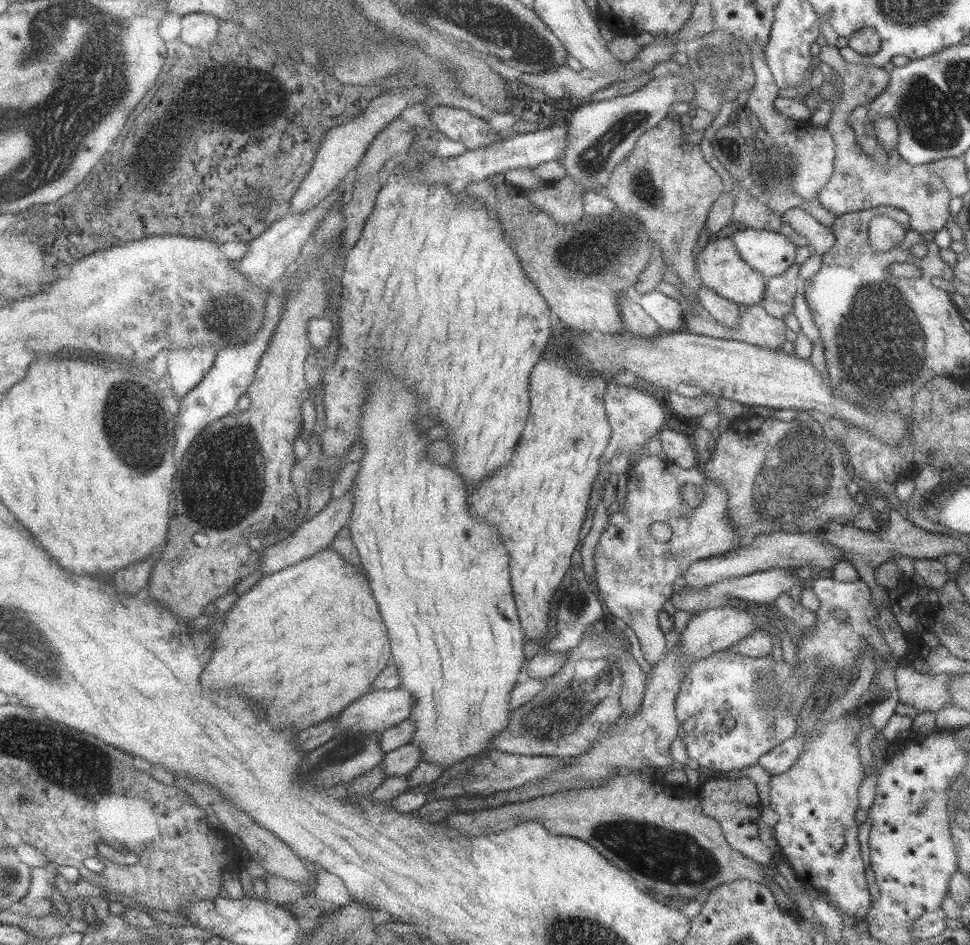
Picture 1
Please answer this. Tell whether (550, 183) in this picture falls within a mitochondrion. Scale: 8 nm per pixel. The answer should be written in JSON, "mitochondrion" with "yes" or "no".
{"mitochondrion":"no"}

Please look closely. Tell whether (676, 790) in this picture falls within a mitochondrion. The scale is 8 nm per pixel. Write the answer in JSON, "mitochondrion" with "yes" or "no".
{"mitochondrion":"no"}

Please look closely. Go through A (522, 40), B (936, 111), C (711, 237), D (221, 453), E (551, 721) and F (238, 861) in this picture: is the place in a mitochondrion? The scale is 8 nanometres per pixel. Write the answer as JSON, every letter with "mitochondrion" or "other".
{"A":"mitochondrion","B":"mitochondrion","C":"other","D":"mitochondrion","E":"mitochondrion","F":"other"}

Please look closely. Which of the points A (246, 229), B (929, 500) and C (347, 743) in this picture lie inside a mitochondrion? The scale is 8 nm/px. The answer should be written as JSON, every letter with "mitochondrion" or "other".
{"A":"other","B":"other","C":"other"}

